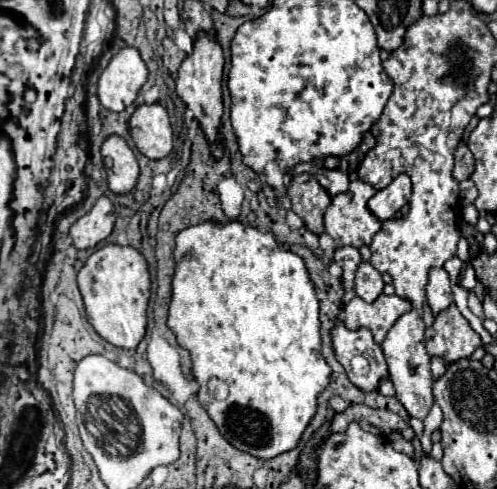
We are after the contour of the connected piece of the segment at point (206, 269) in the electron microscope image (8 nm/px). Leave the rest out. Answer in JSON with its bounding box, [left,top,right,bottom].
[167,222,331,460]

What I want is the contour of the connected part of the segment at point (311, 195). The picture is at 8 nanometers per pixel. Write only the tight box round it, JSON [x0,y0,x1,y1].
[287,174,331,234]

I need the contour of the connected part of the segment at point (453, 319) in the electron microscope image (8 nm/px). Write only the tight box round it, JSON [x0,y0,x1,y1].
[425,304,481,364]

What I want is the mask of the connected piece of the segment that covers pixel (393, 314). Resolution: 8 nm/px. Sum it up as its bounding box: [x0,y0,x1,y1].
[345,294,411,344]

